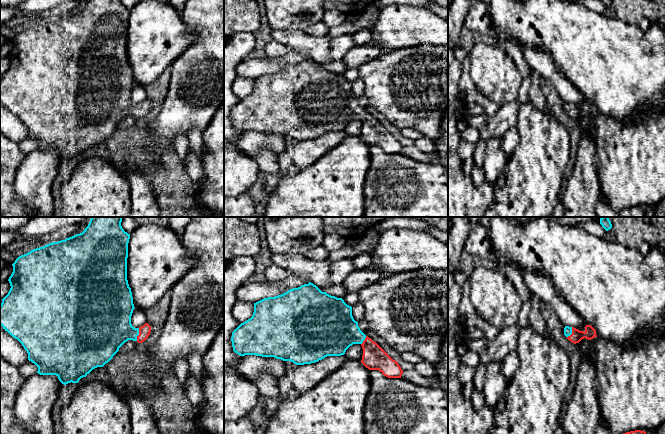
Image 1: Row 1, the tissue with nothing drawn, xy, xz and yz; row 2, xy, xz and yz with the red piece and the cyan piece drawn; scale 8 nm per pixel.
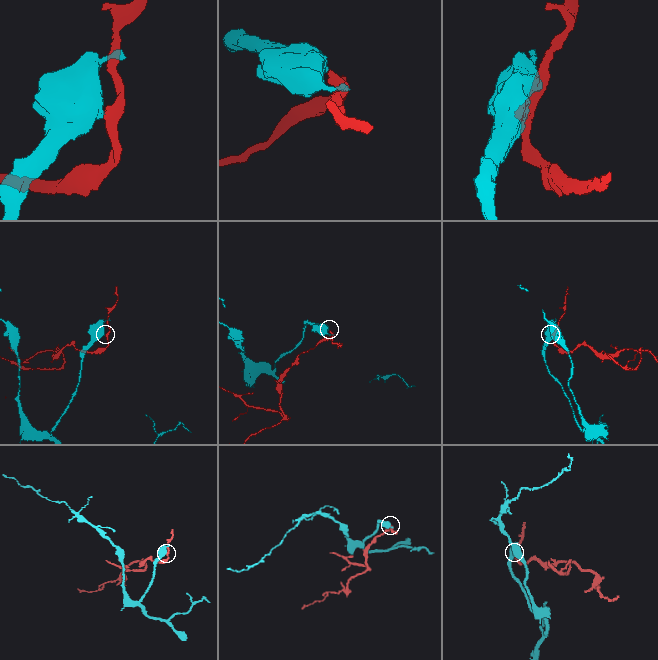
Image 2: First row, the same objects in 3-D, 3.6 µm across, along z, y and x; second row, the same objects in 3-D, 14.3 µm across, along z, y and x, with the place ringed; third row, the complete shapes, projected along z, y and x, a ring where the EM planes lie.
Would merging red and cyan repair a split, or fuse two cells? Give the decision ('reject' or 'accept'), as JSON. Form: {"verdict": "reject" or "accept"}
{"verdict": "accept"}

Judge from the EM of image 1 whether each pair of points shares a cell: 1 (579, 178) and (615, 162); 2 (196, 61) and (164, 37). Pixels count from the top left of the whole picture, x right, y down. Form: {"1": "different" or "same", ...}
{"1": "different", "2": "different"}

